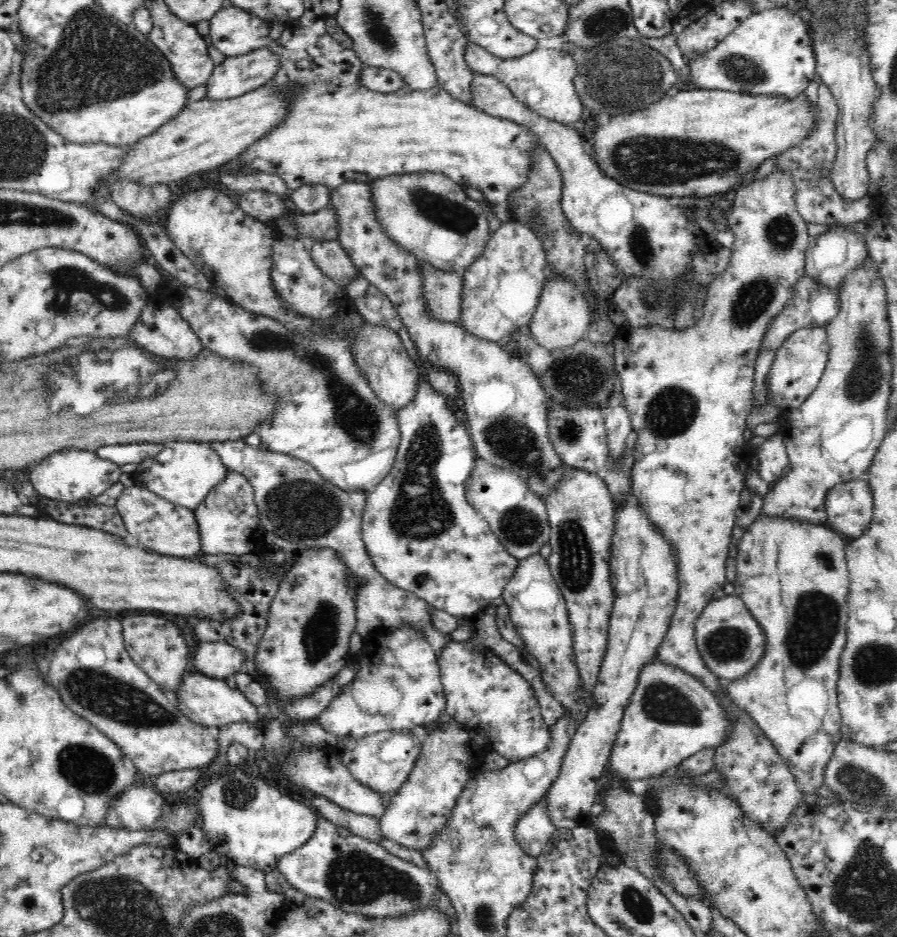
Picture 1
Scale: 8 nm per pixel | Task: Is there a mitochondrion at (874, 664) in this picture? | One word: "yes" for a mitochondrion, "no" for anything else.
yes

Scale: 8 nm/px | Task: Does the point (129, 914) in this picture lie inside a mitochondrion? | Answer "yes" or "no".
yes

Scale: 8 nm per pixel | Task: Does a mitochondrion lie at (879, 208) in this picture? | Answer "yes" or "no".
no

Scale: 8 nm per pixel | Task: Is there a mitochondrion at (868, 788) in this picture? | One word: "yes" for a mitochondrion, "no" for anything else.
yes

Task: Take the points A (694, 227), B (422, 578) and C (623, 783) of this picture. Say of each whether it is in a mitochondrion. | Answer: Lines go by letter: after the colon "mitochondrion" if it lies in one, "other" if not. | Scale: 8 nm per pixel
A: other
B: other
C: other

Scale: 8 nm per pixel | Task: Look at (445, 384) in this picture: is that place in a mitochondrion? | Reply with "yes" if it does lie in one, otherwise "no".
no

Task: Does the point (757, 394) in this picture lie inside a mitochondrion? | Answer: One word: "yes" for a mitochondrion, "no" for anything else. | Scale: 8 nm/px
no

